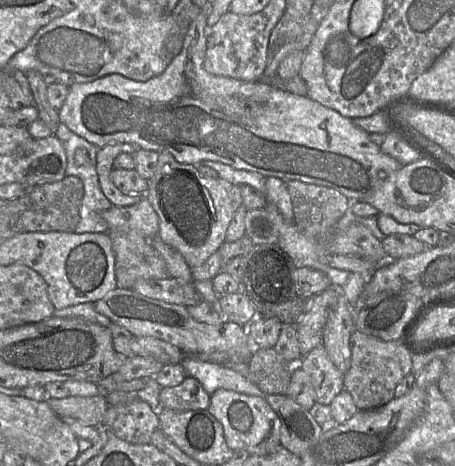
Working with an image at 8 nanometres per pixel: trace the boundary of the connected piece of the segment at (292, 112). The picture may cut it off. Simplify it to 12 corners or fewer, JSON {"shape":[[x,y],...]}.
{"shape":[[207,13],[146,82],[70,86],[60,123],[371,197],[385,134],[308,96],[208,73]]}

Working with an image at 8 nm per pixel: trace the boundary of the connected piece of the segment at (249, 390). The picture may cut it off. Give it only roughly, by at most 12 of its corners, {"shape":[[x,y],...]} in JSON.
{"shape":[[192,356],[181,365],[209,395],[225,389],[266,396],[231,368]]}

